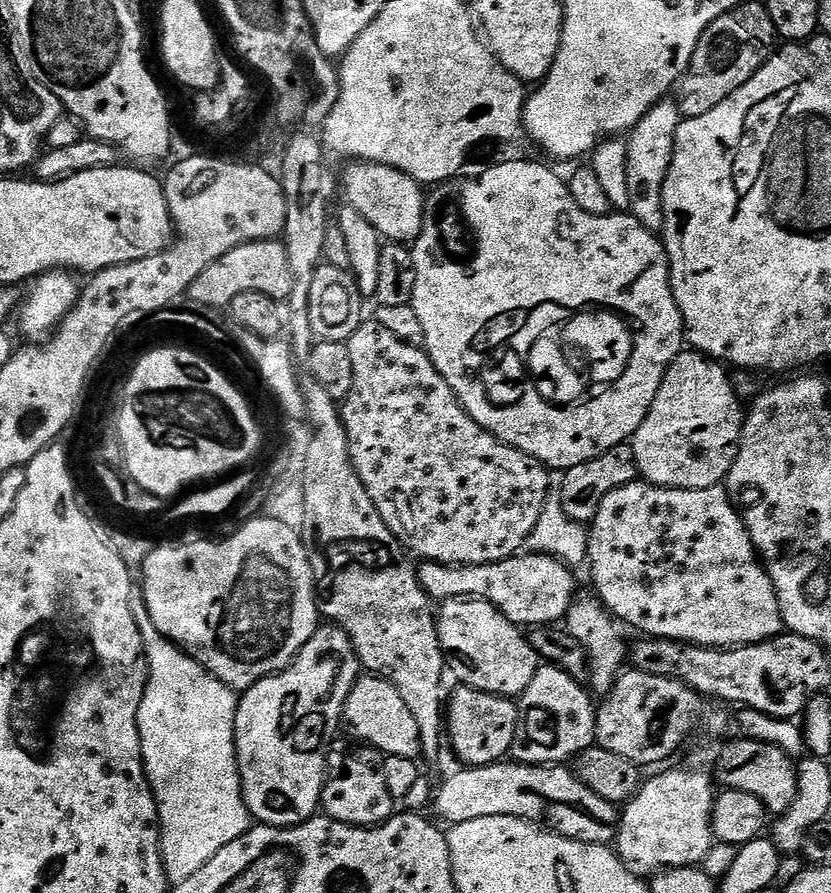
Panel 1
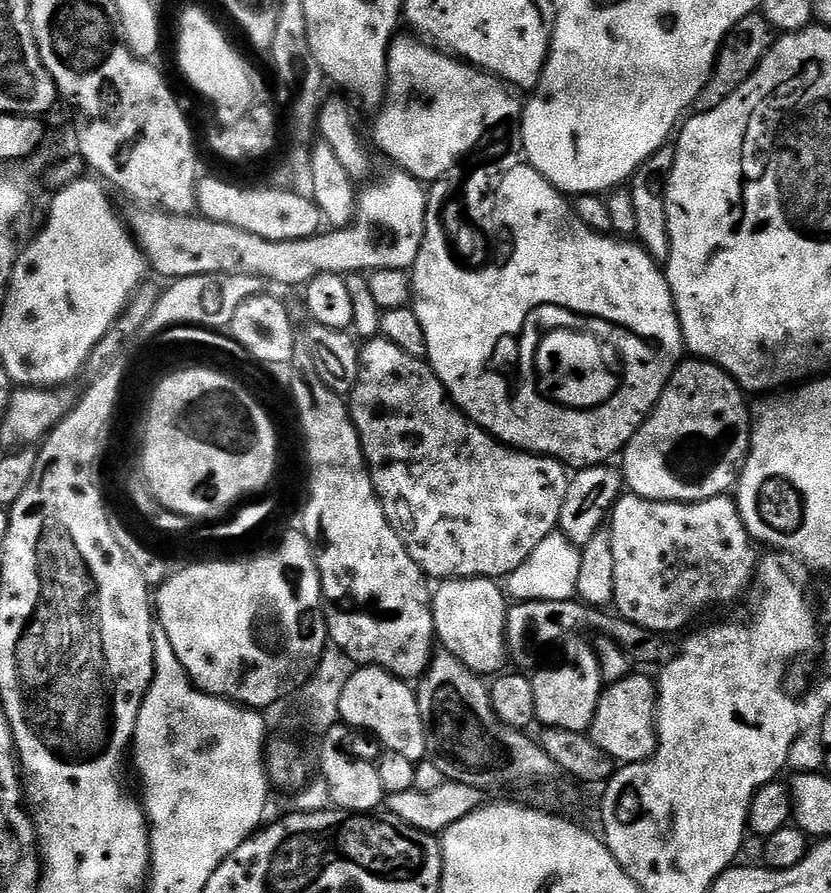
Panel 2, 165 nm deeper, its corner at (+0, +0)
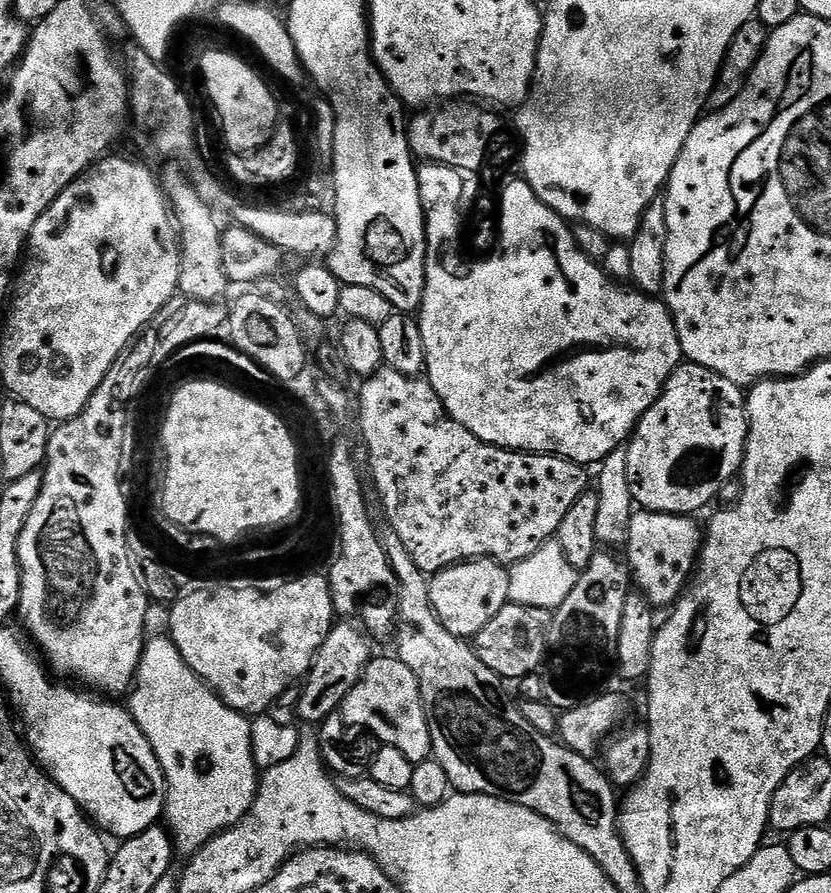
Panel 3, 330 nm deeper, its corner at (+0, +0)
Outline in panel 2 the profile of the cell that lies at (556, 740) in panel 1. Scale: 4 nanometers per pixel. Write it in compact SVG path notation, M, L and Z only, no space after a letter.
M569 638L563 641L564 660L568 664L531 677L536 720L542 722L544 728L561 728L584 734L592 727L592 719L600 701L602 681L596 649L584 640L587 639Z

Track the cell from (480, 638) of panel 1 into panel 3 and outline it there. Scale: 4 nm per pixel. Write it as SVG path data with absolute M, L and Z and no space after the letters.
M469 560L462 564L453 564L435 573L428 581L430 602L446 630L461 638L477 636L502 610L508 599L508 574L495 560Z

